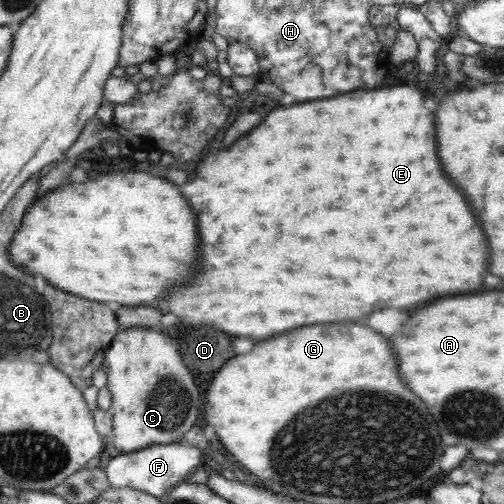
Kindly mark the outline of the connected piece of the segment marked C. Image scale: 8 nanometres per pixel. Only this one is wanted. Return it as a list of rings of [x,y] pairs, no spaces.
[[[146,326],[129,327],[117,333],[107,352],[104,372],[113,397],[112,441],[120,454],[151,444],[183,441],[189,427],[196,424],[201,412],[201,392],[185,368],[171,334]]]

